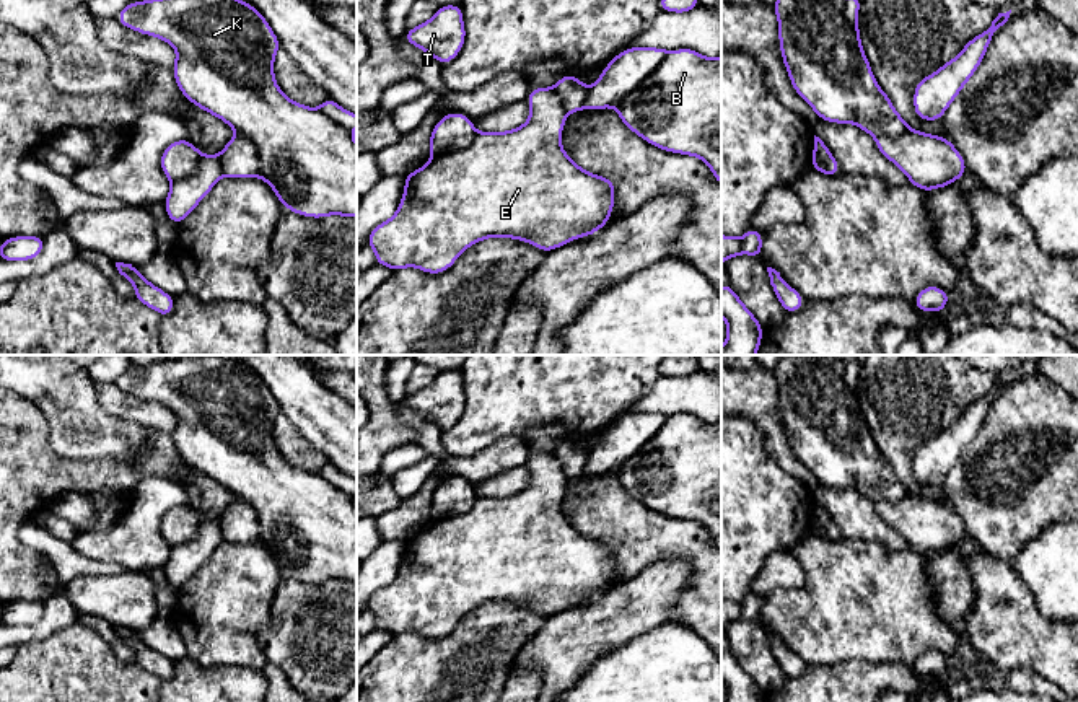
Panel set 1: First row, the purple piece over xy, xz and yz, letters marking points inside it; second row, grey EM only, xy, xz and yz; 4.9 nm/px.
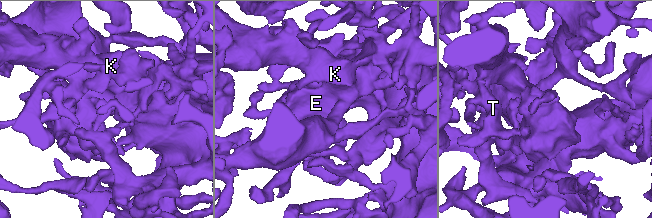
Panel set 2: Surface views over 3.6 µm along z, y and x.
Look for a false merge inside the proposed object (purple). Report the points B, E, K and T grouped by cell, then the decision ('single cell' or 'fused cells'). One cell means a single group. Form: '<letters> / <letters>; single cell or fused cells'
B K T / E; fused cells

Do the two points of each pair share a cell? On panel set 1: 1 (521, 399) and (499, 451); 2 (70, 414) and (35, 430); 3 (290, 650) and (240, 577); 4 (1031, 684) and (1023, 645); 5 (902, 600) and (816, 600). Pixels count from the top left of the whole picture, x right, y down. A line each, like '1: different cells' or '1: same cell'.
1: different cells
2: different cells
3: different cells
4: different cells
5: same cell

